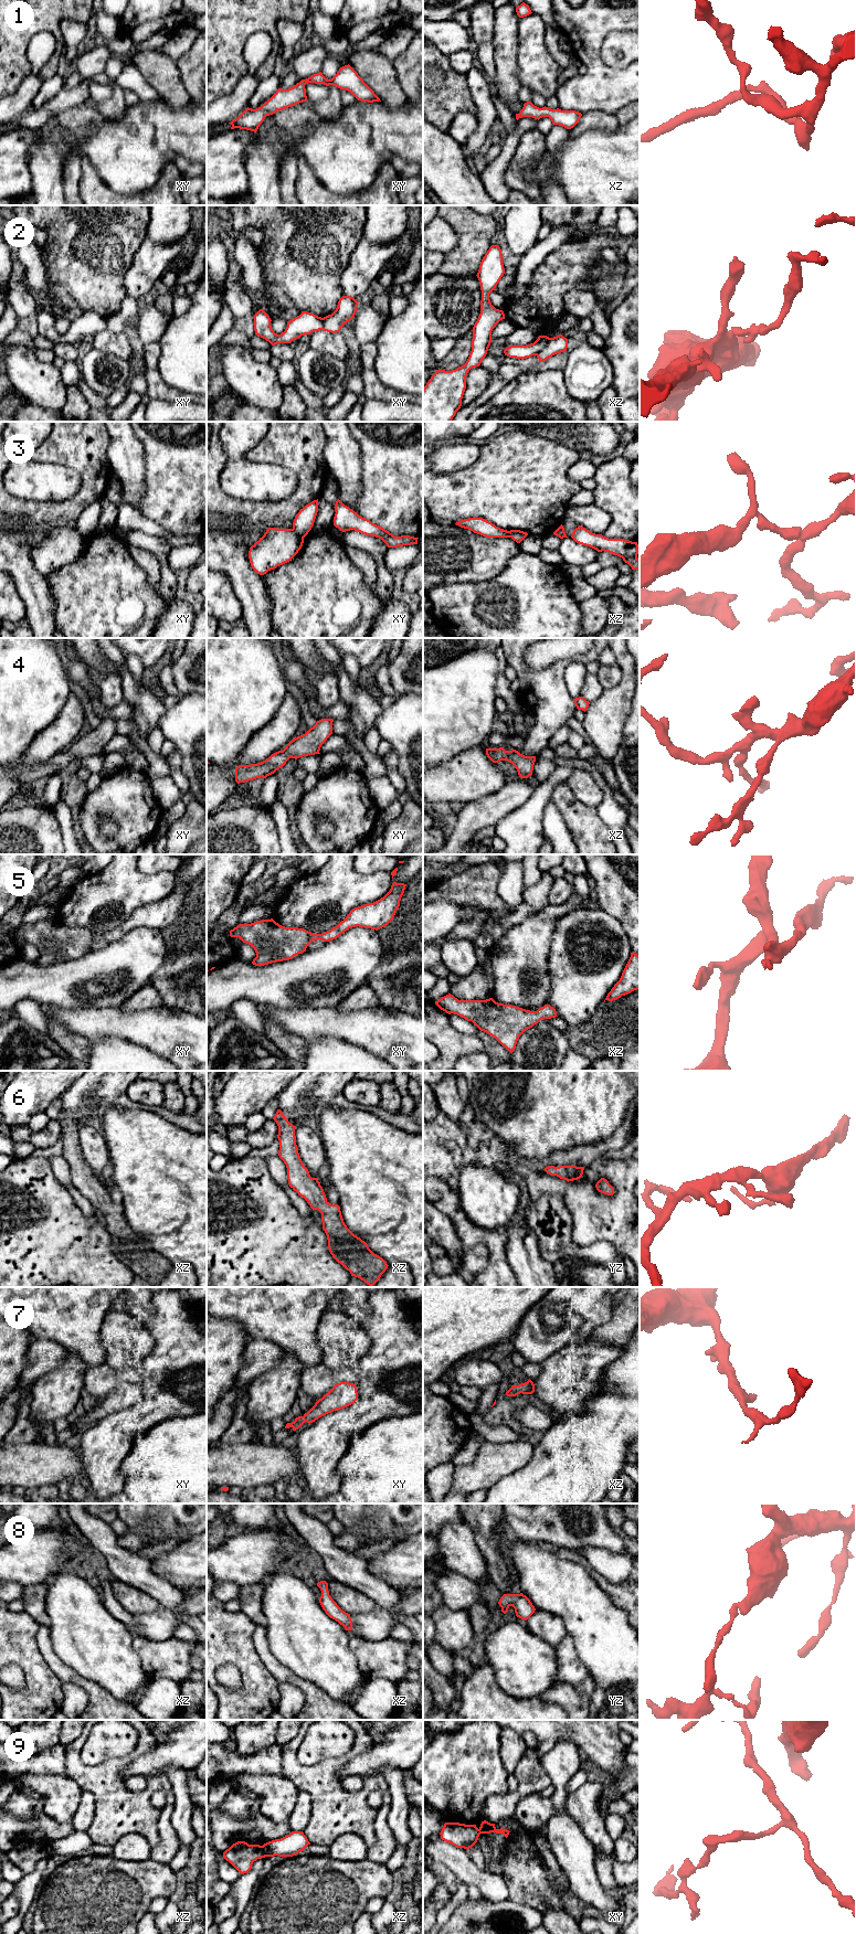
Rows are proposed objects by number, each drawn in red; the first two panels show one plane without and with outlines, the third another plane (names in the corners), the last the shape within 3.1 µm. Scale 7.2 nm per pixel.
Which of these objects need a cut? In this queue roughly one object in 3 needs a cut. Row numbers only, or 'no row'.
2, 3, 9

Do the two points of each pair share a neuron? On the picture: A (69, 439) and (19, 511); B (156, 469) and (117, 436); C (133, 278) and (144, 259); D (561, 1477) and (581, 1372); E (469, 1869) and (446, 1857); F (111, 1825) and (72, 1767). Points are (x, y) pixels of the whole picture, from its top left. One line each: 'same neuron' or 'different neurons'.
A: same neuron
B: different neurons
C: same neuron
D: different neurons
E: same neuron
F: same neuron

